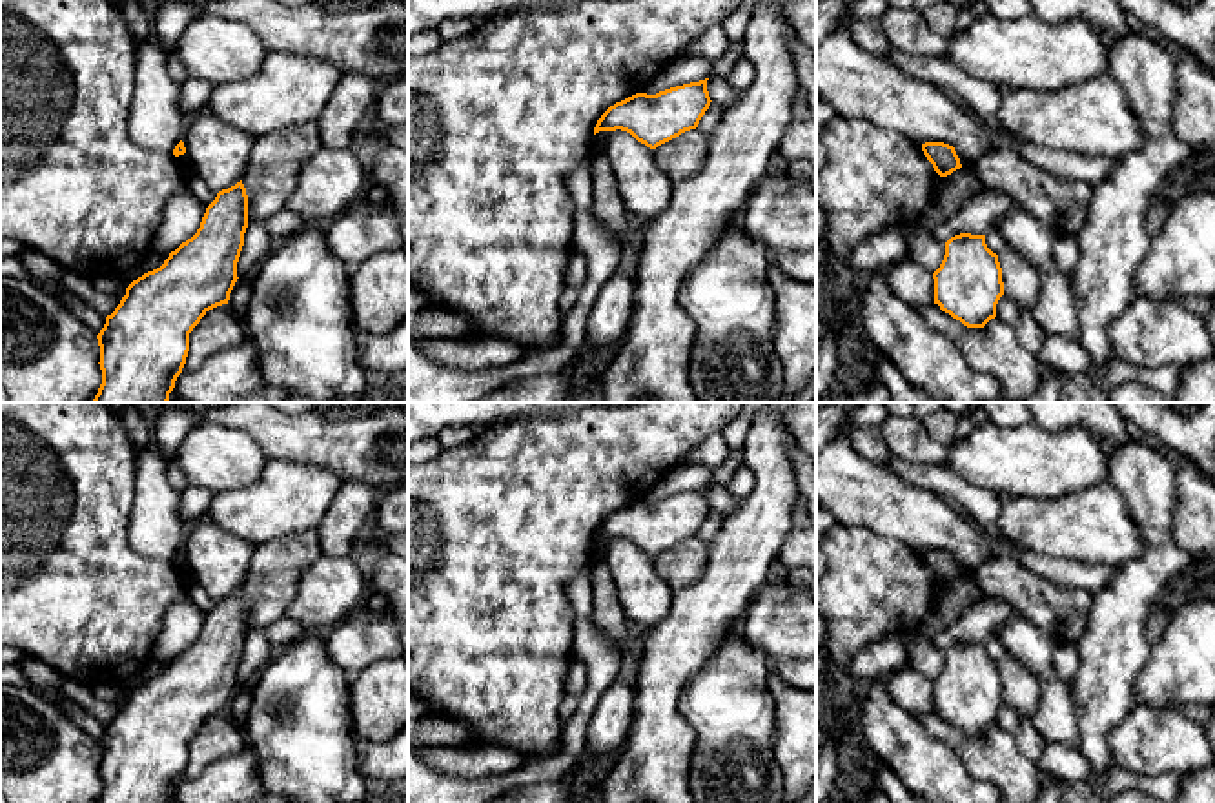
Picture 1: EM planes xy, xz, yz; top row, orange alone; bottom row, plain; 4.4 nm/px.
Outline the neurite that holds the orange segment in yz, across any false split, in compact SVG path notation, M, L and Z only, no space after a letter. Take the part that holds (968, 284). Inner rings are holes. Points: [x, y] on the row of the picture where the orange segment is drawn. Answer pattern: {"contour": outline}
{"contour": "M960 233L945 242L945 255L933 273L934 304L967 328L984 328L996 317L996 304L1004 295L998 255L985 244L985 235Z"}

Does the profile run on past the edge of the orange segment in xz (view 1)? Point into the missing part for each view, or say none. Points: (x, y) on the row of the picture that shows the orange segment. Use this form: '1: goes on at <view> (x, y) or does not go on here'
1: does not go on here

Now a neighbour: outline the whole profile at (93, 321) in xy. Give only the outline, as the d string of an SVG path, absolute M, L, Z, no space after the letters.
M60 284L62 302L64 306L95 335L106 324L106 317L97 313L91 306L87 306L80 297L77 297L71 290Z

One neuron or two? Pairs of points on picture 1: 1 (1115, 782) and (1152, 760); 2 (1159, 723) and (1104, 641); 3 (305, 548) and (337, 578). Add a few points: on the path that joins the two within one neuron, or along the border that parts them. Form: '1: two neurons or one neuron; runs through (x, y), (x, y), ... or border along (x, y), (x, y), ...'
1: two neurons; border along (1115, 763), (1133, 772), (1174, 774)
2: two neurons; border along (1133, 705), (1110, 736), (1110, 743)
3: two neurons; border along (319, 554), (301, 574), (294, 596)

